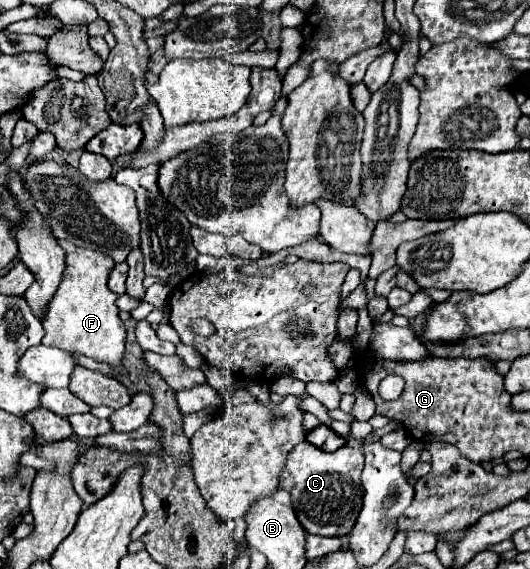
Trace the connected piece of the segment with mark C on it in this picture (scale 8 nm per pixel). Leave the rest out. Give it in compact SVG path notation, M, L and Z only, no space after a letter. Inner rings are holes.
M302 441L290 449L280 483L282 489L292 495L292 507L306 533L324 537L344 537L350 533L358 519L358 509L362 509L362 457L362 451L348 445L334 453L326 453L308 441Z

